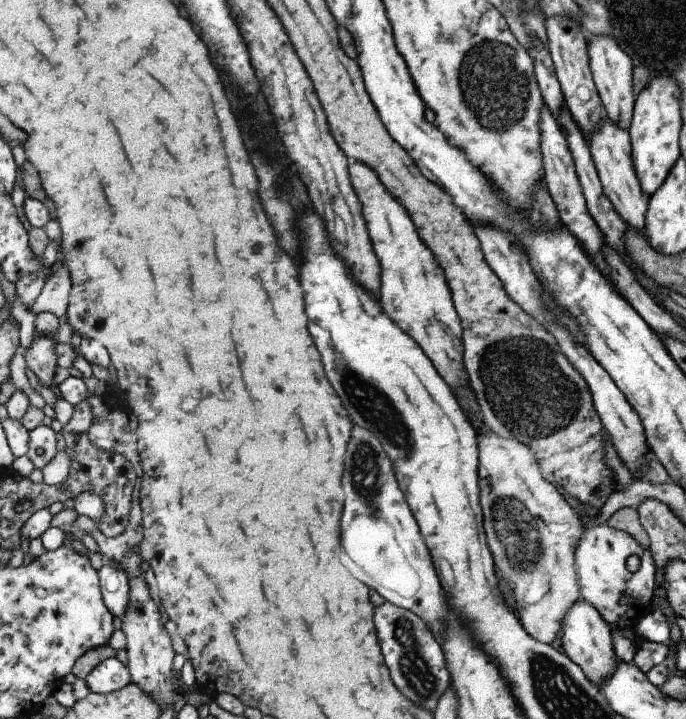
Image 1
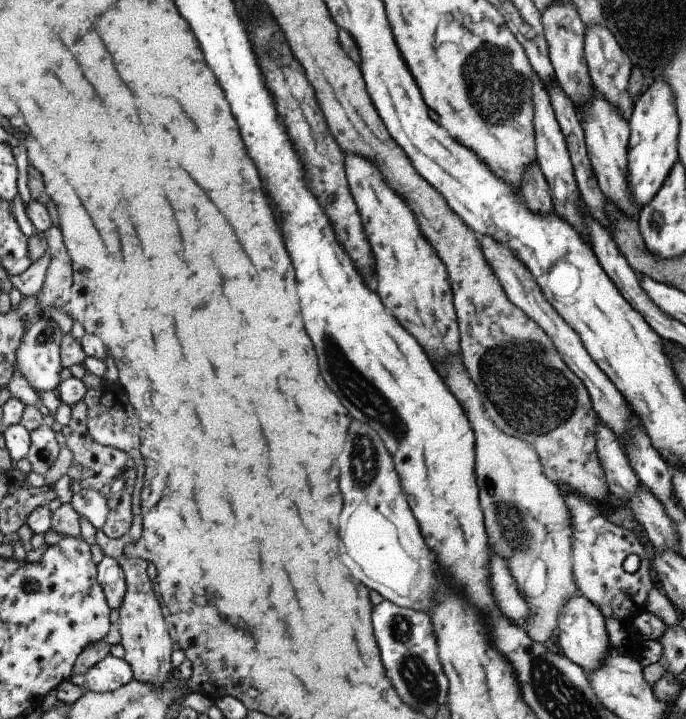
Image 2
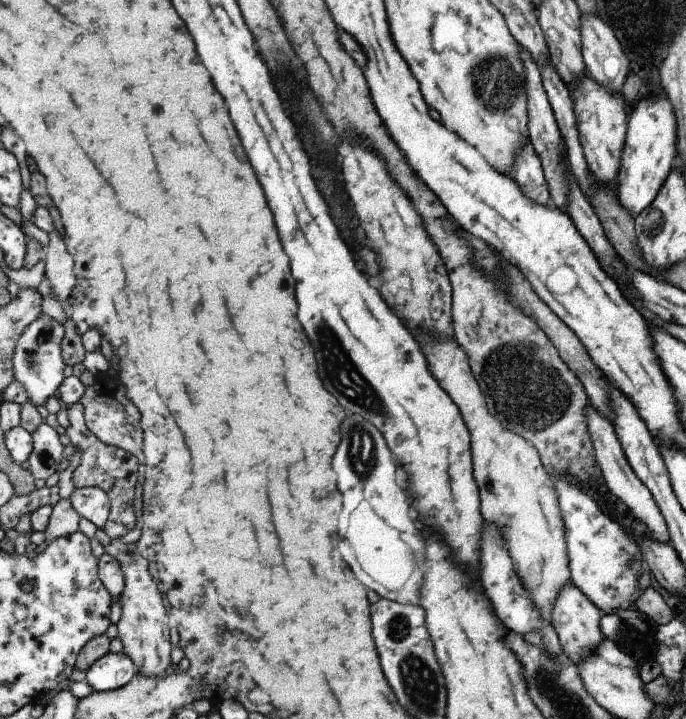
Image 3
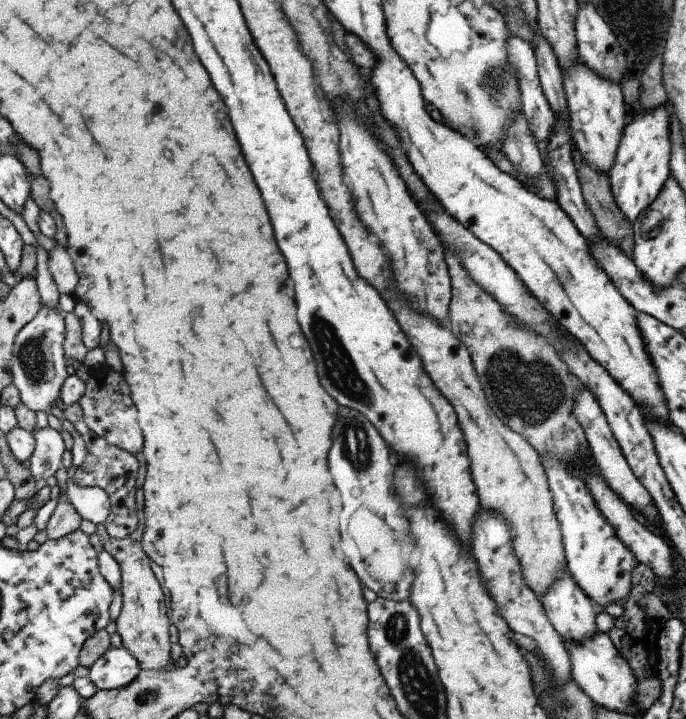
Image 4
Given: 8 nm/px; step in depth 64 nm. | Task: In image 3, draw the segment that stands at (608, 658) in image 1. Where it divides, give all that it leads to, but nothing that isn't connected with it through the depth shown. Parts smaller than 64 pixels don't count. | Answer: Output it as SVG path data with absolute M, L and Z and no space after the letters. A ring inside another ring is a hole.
M567 586L561 590L559 598L555 600L555 608L551 612L551 626L553 626L553 632L557 632L559 636L559 644L561 644L561 650L565 652L565 656L573 662L573 664L581 664L585 662L593 652L595 648L605 640L605 636L601 634L599 630L599 620L603 618L601 610L575 586Z

